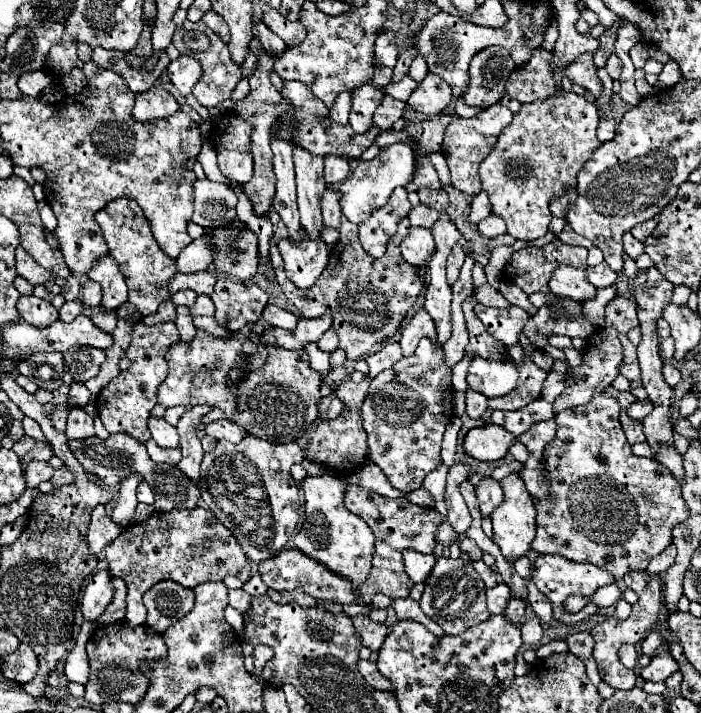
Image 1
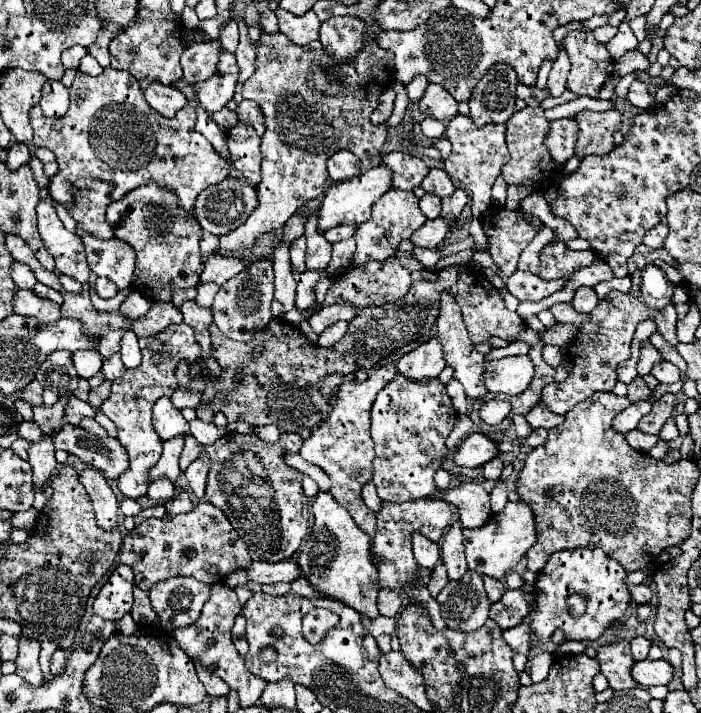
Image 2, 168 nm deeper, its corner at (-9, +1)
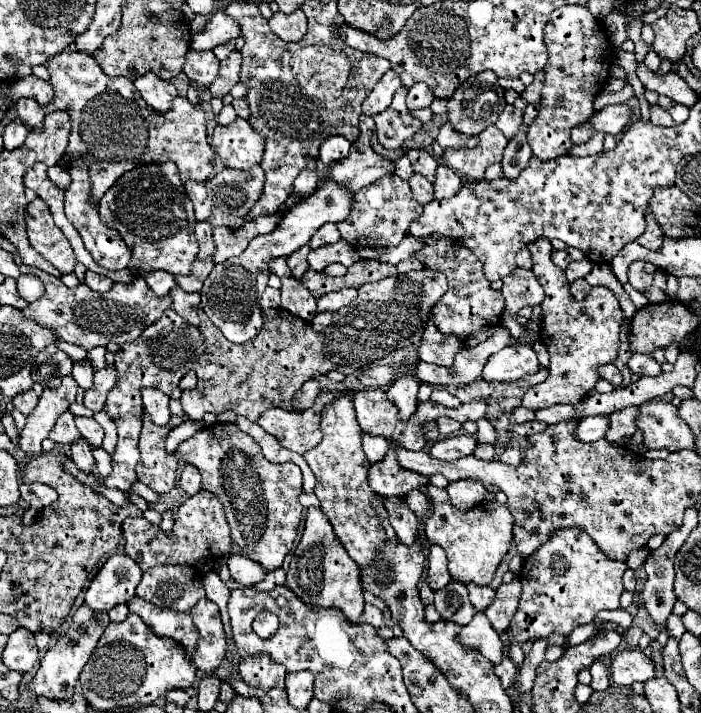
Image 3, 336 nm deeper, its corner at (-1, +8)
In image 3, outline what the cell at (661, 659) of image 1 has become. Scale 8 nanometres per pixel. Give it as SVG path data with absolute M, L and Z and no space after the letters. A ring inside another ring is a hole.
M626 649L610 663L610 675L616 685L632 685L654 677L654 663L640 649Z

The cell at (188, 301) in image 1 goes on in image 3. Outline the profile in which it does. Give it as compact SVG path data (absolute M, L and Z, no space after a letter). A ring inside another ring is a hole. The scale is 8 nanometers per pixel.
M154 271L152 275L146 275L146 283L158 297L166 297L170 293L170 289L174 289L178 285L174 275L170 275L166 271Z

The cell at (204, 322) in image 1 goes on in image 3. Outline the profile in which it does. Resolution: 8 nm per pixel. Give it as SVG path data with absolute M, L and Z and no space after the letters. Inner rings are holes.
M432 269L410 271L396 277L386 277L378 283L362 285L356 301L336 311L332 325L322 333L316 333L310 323L302 323L302 319L290 315L288 311L264 309L262 331L242 345L228 341L200 309L198 329L204 337L206 351L198 357L194 371L196 367L204 367L204 371L198 373L196 389L182 393L182 409L194 421L202 419L206 411L216 415L234 411L250 421L258 421L260 413L270 407L292 411L296 391L314 375L324 375L336 367L342 367L342 363L348 359L356 359L356 367L362 369L400 347L418 345L422 331L426 329L426 321L430 319L430 311L446 293L446 287L446 277Z

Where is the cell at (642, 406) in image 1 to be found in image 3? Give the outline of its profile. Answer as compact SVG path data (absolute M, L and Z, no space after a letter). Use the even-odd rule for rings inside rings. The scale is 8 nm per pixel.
M594 415L594 417L586 417L580 421L578 425L578 439L582 441L598 441L604 437L604 433L608 431L608 417L606 415Z

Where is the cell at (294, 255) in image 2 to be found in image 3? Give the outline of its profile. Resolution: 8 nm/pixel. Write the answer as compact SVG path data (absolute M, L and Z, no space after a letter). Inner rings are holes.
M278 257L270 261L270 271L274 271L278 277L286 277L290 275L290 267L288 267L288 257Z

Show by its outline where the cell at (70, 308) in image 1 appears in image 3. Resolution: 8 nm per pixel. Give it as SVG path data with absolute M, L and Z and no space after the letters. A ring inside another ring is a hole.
M20 263L20 269L22 273L38 275L46 287L46 295L28 305L22 313L30 319L38 319L38 323L42 323L44 327L54 327L62 341L78 345L86 351L98 345L108 345L110 341L120 345L134 341L172 305L172 299L168 295L166 297L154 295L146 281L138 277L134 277L132 283L114 283L114 287L108 293L94 293L88 285L78 285L70 289L58 277L24 263Z

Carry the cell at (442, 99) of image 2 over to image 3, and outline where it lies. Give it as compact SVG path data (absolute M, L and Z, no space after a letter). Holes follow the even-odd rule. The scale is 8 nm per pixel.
M416 83L410 91L408 91L408 107L410 109L424 109L430 107L434 101L434 91L426 85L426 83Z

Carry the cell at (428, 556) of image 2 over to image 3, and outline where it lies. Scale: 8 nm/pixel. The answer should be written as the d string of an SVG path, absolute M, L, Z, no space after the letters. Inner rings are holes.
M398 497L384 499L384 505L388 509L390 523L392 523L398 539L402 543L406 543L408 547L412 547L418 541L418 535L420 535L416 515L408 507L402 507L402 503L398 503Z

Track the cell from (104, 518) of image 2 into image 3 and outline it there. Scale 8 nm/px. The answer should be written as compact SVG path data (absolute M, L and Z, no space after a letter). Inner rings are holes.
M84 439L74 443L74 447L70 447L70 459L74 461L74 465L80 471L84 471L84 473L92 473L94 471L94 457L92 457L90 445Z

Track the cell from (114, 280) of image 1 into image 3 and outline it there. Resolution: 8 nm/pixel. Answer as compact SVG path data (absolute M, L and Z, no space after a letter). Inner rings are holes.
M74 163L74 167L70 167L70 175L72 175L72 183L66 189L66 203L64 203L64 213L68 217L68 221L78 229L86 249L90 251L90 255L94 257L94 261L108 269L108 271L118 271L118 269L126 269L128 261L130 261L130 247L124 243L124 239L118 235L118 231L106 227L100 221L98 215L98 207L94 207L90 203L90 177L86 175L86 167L82 167L82 163Z

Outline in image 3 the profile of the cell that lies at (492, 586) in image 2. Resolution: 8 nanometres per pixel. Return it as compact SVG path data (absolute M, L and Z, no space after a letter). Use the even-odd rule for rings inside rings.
M468 583L468 593L470 593L470 603L478 609L484 611L492 601L494 601L494 589L488 585L476 585L476 583Z

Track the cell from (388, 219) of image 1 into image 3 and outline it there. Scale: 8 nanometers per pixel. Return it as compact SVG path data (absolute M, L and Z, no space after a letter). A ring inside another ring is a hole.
M386 175L378 183L356 191L354 211L350 219L338 223L340 235L352 247L394 247L408 235L408 225L422 215L422 205L412 197L408 181L402 181L398 175Z

